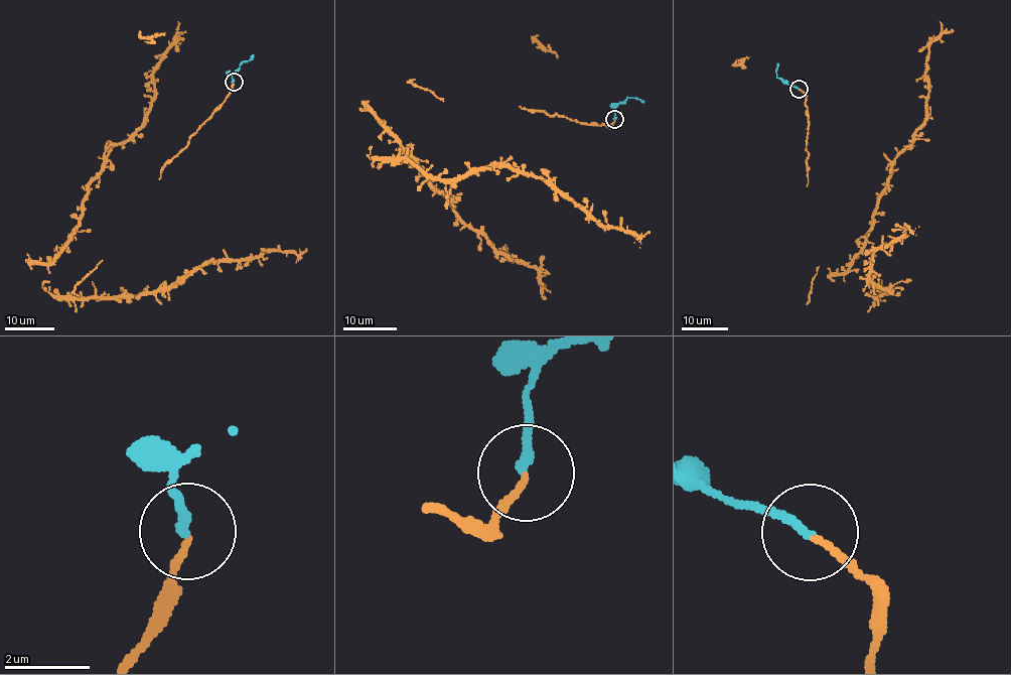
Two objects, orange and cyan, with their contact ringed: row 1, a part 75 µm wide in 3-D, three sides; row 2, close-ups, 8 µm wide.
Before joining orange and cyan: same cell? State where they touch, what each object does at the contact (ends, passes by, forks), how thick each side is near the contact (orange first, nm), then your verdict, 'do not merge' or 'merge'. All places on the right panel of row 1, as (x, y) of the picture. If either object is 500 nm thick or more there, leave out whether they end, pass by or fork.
at (799, 89); orange ends there; cyan ends there; 130 nm thick on the orange side, 200 nm on the other; merge

